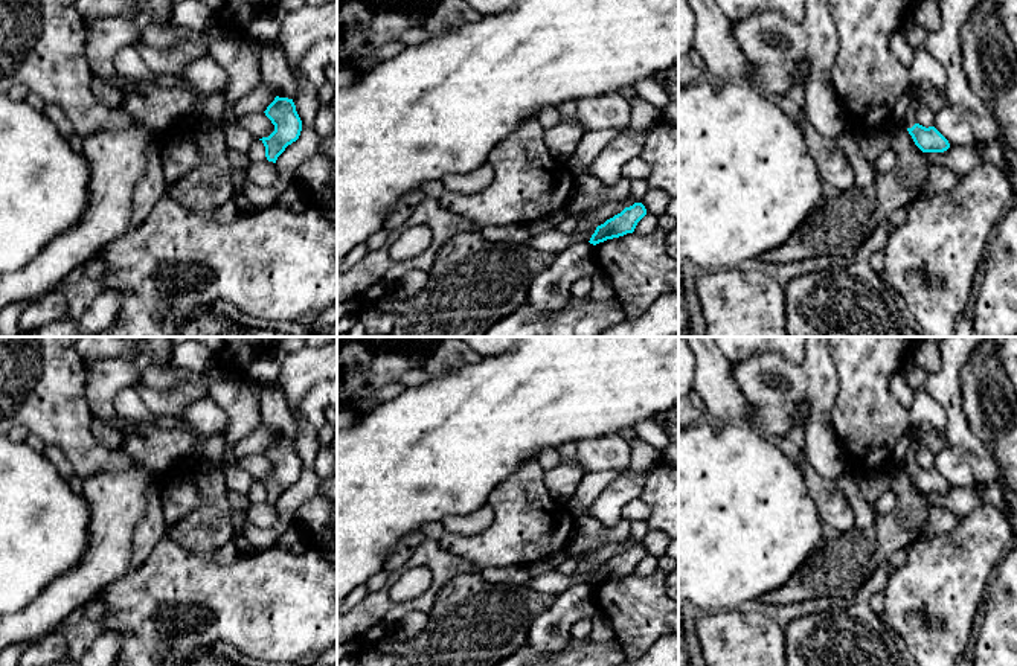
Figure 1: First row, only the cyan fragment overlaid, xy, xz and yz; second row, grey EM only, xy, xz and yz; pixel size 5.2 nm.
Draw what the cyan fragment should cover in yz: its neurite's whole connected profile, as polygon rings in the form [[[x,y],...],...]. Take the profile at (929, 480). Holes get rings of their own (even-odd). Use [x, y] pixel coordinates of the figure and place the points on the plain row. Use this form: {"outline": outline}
{"outline": [[[910,428],[913,433],[910,439],[910,445],[906,451],[904,457],[904,469],[912,477],[915,486],[922,494],[944,494],[950,489],[948,482],[935,469],[935,468],[922,468],[916,460],[916,450],[919,447],[919,431],[916,428]]]}

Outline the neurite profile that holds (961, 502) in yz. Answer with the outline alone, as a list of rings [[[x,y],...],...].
[[[950,486],[950,489],[944,494],[922,494],[919,489],[918,492],[932,504],[941,506],[951,511],[959,521],[962,521],[971,511],[985,504],[982,497],[983,486]]]

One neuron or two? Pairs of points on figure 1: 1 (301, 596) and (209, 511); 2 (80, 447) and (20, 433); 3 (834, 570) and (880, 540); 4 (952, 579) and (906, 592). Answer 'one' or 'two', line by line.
1: two
2: two
3: one
4: one

